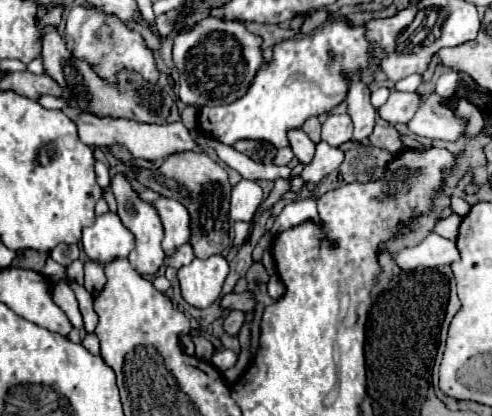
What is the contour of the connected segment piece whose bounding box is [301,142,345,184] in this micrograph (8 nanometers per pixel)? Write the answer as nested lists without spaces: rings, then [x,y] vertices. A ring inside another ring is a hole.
[[[319,142],[313,162],[311,162],[307,168],[303,168],[301,176],[303,176],[303,180],[305,180],[307,184],[311,184],[311,182],[317,184],[317,182],[319,182],[321,178],[325,178],[329,172],[337,170],[337,168],[341,166],[343,158],[345,158],[345,154],[343,154],[341,148],[329,146],[327,142]]]

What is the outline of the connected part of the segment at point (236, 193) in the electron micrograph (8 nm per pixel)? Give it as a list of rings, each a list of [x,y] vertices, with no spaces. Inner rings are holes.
[[[241,180],[231,192],[229,216],[233,222],[251,222],[259,204],[263,200],[263,190],[257,182]]]

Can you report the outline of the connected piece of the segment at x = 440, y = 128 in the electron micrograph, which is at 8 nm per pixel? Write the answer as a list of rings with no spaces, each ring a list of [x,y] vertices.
[[[431,94],[407,122],[407,128],[429,140],[457,140],[463,134],[463,120],[437,94]]]

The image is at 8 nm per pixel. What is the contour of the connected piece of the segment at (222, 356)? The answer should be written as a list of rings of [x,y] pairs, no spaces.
[[[215,349],[215,354],[213,354],[213,358],[211,358],[211,362],[214,362],[215,367],[219,369],[221,372],[231,368],[236,364],[238,360],[238,354],[232,350],[224,349],[218,350]]]

